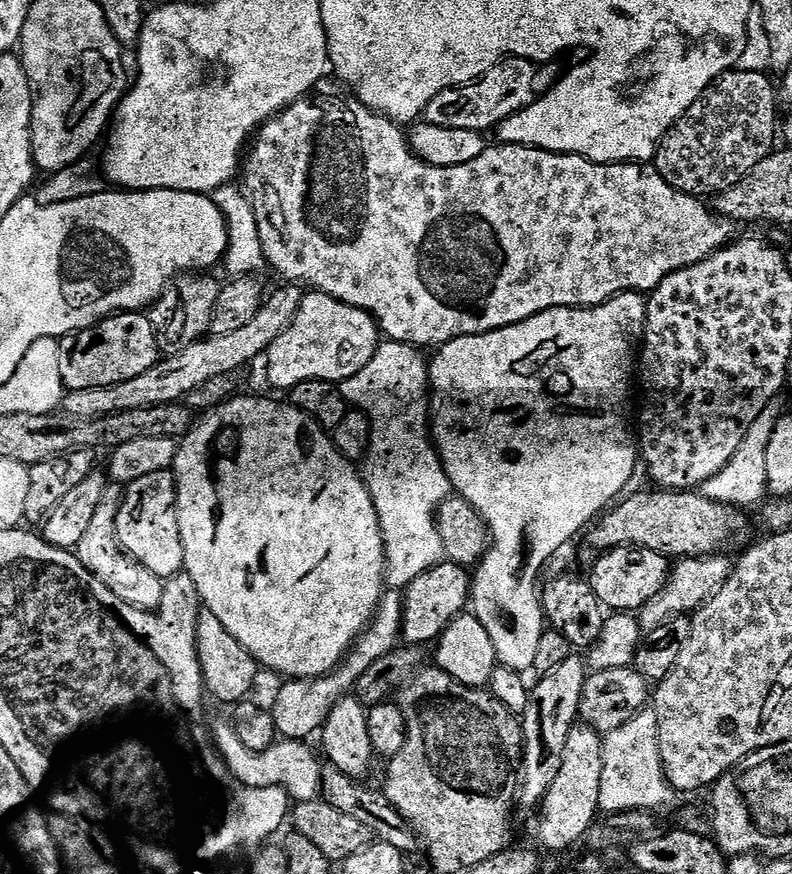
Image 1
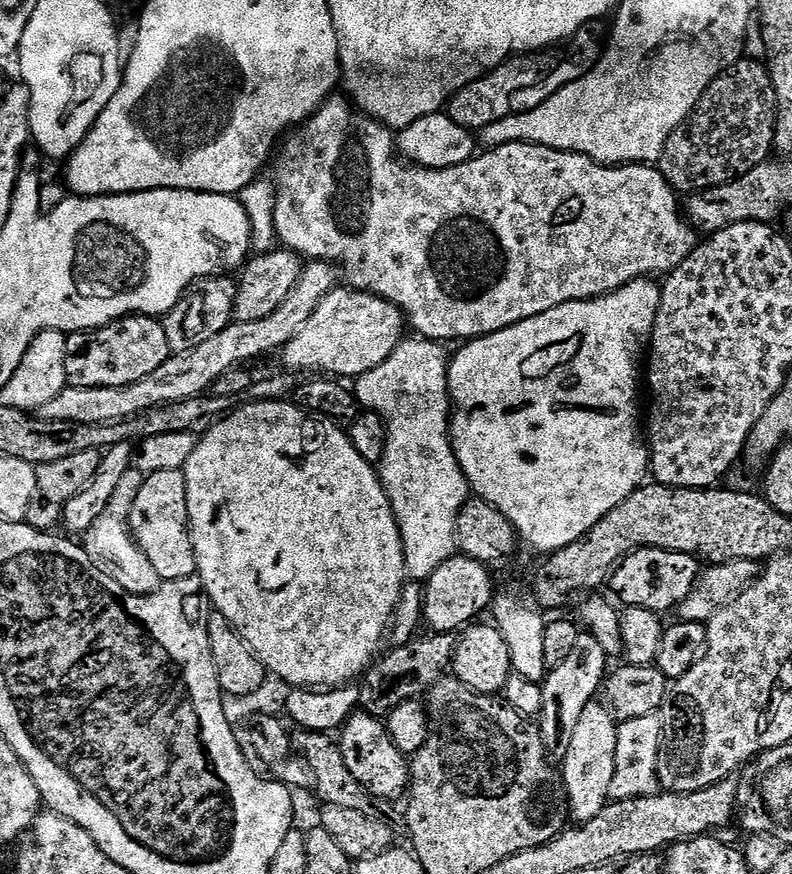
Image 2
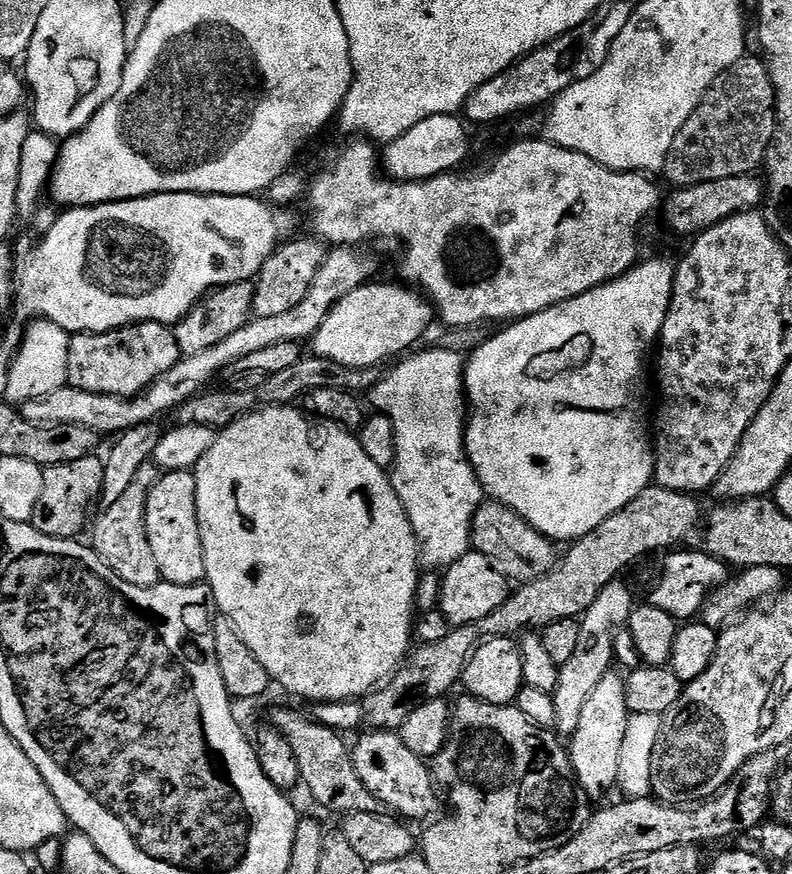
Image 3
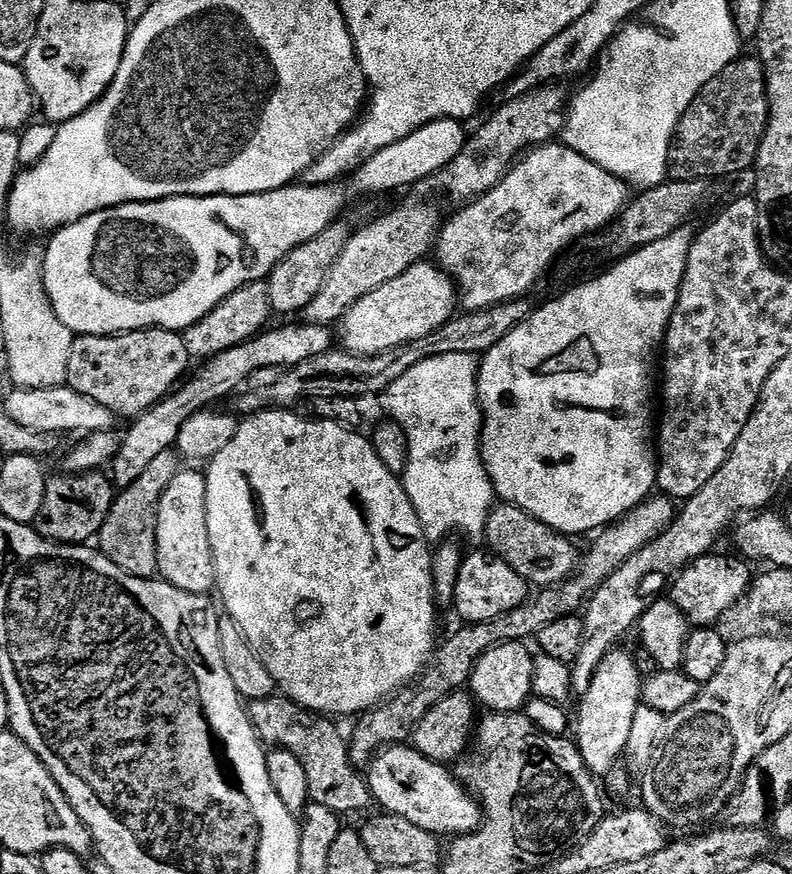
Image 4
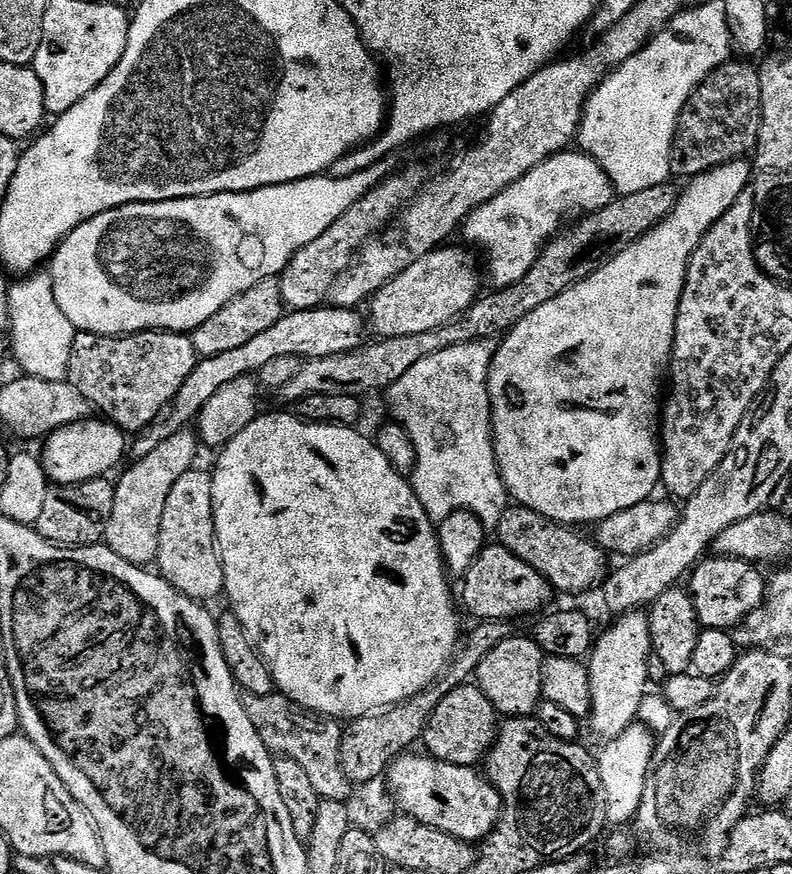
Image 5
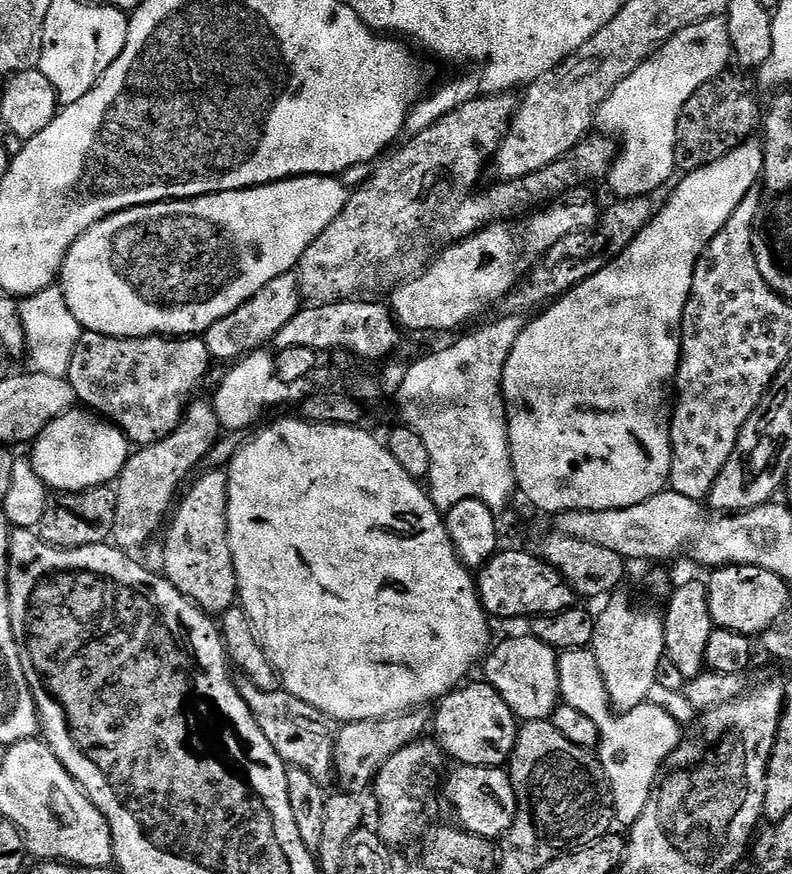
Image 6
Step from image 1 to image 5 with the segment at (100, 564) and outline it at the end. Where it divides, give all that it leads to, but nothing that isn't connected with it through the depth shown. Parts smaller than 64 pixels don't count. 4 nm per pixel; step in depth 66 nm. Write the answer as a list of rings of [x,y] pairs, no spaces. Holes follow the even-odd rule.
[[[185,430],[166,438],[162,446],[157,446],[146,458],[129,463],[129,468],[115,481],[114,510],[106,526],[103,543],[118,558],[141,566],[155,565],[158,554],[158,534],[162,530],[162,510],[166,510],[166,498],[174,490],[174,482],[182,474],[193,471],[198,449],[198,436],[195,431]]]

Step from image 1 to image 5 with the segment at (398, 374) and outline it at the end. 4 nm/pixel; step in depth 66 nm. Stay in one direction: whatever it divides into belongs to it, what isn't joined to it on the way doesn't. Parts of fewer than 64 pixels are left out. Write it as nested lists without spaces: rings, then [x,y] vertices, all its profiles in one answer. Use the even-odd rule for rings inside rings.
[[[479,340],[478,342],[470,342],[462,346],[450,346],[450,350],[442,350],[438,354],[430,354],[430,358],[422,358],[422,362],[416,363],[415,366],[410,366],[410,370],[406,370],[406,374],[402,374],[402,378],[398,378],[398,382],[394,382],[386,389],[388,408],[392,411],[391,419],[395,423],[400,424],[406,430],[406,434],[410,434],[410,442],[414,442],[416,465],[412,473],[410,473],[411,486],[416,492],[418,502],[422,502],[426,514],[433,522],[450,518],[450,514],[455,512],[470,512],[484,525],[485,529],[494,530],[500,525],[500,518],[504,513],[504,509],[509,507],[510,497],[506,486],[502,482],[502,474],[496,464],[496,451],[492,445],[492,407],[490,406],[490,394],[488,393],[488,371],[492,365],[496,349],[497,345],[492,340]]]

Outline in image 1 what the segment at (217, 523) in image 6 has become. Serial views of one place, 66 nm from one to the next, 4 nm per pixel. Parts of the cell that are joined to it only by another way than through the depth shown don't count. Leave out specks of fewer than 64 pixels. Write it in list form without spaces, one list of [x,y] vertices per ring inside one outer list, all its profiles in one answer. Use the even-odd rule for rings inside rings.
[[[171,471],[146,474],[146,478],[127,485],[116,519],[116,538],[132,559],[161,580],[167,582],[184,572],[184,547],[176,513],[176,477]]]

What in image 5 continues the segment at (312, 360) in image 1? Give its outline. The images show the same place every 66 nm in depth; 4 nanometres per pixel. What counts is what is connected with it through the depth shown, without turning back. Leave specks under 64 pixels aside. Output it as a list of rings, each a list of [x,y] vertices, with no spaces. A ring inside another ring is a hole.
[[[441,246],[435,252],[426,254],[426,258],[418,258],[418,262],[414,262],[414,266],[407,268],[402,274],[398,274],[393,280],[389,280],[386,286],[382,286],[376,295],[370,301],[372,307],[372,322],[370,318],[370,328],[377,333],[377,337],[383,338],[386,336],[401,336],[402,334],[422,334],[422,330],[434,330],[434,326],[442,326],[446,322],[450,322],[458,314],[462,314],[462,310],[466,310],[473,304],[474,301],[481,295],[482,289],[480,284],[476,281],[476,272],[472,269],[472,264],[468,261],[468,256],[460,248],[448,248],[449,246]]]

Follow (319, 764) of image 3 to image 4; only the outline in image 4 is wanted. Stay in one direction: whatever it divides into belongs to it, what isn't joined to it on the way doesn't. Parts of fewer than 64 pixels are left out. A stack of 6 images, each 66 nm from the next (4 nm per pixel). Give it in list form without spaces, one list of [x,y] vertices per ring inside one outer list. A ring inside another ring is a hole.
[[[283,694],[253,700],[246,711],[252,728],[265,745],[290,750],[290,754],[302,762],[306,769],[306,782],[310,782],[308,794],[311,803],[326,806],[326,810],[334,810],[337,814],[360,812],[367,804],[373,803],[367,779],[350,762],[345,733],[343,736],[327,715],[303,708]]]

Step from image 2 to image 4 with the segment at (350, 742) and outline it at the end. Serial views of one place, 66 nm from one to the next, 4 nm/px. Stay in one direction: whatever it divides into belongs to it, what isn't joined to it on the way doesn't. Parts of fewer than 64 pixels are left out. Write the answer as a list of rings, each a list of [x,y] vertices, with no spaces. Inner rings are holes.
[[[407,743],[381,748],[368,764],[366,779],[373,801],[380,803],[385,813],[406,818],[437,838],[465,836],[480,826],[479,800],[445,765],[426,758]]]

